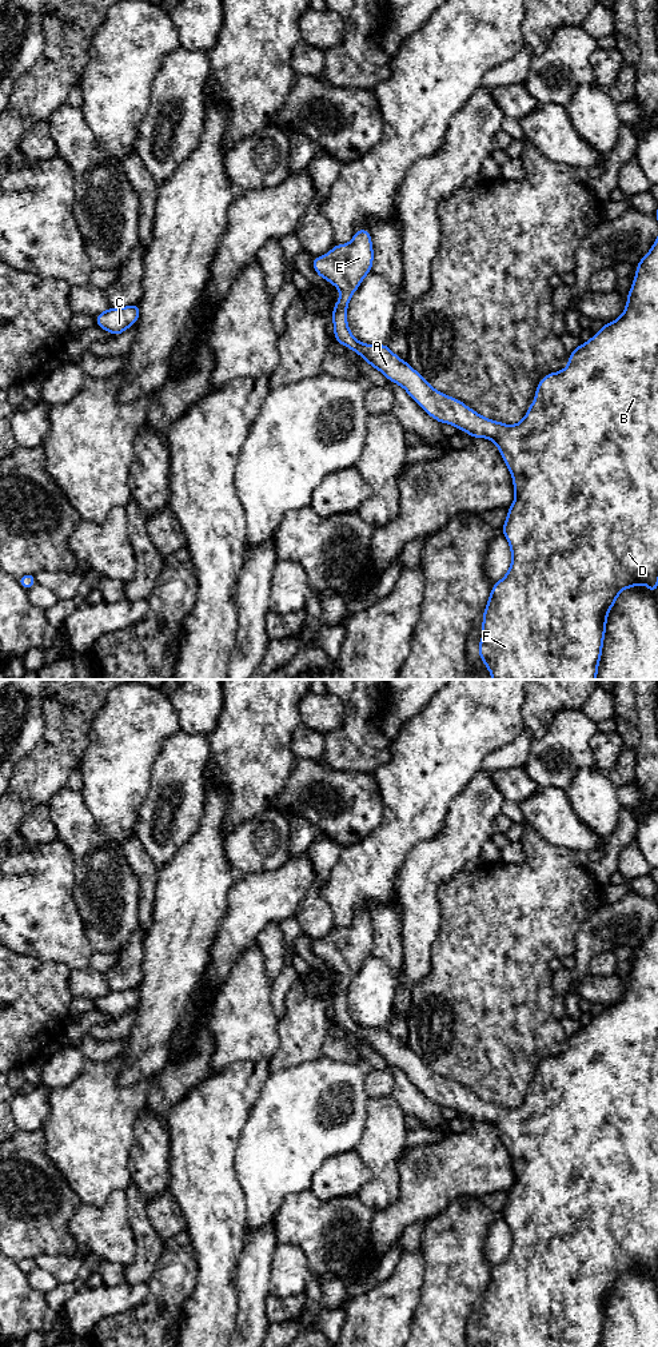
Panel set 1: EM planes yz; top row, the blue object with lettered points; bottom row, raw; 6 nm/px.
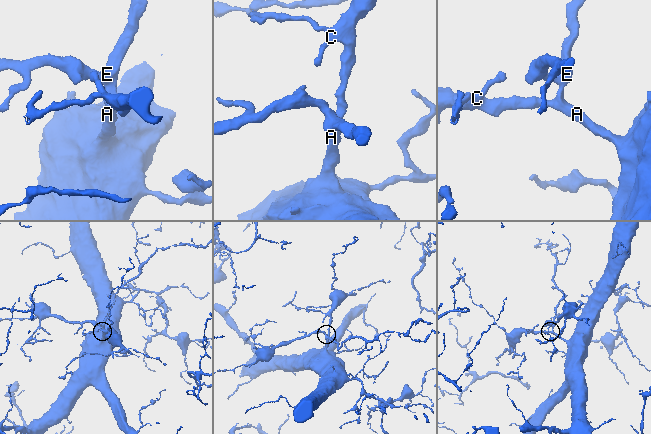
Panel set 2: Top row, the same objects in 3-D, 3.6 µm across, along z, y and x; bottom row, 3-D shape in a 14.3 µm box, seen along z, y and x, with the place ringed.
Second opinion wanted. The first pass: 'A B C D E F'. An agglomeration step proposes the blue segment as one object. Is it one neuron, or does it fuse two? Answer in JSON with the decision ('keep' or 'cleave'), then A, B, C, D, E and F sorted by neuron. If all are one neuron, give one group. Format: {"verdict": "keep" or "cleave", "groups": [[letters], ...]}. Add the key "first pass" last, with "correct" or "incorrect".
{"verdict": "keep", "groups": [["A", "B", "C", "D", "E", "F"]], "first pass": "correct"}

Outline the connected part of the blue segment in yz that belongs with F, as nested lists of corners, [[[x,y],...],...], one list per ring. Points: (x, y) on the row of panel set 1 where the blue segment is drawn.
[[[367,228],[355,231],[352,240],[347,244],[334,244],[332,250],[323,256],[311,258],[311,264],[319,278],[328,280],[340,291],[338,302],[332,307],[332,324],[335,340],[355,351],[366,362],[379,370],[390,382],[399,384],[431,418],[439,423],[448,423],[458,430],[466,431],[470,438],[487,438],[497,445],[513,477],[515,498],[505,519],[502,533],[511,550],[511,565],[506,575],[491,586],[491,594],[482,614],[482,638],[478,655],[484,662],[492,680],[597,680],[598,666],[602,657],[603,639],[606,634],[607,614],[617,602],[622,590],[637,587],[643,583],[651,594],[658,589],[658,238],[650,251],[637,263],[635,276],[623,314],[595,332],[586,343],[581,343],[569,352],[569,366],[561,371],[542,376],[535,388],[534,402],[526,411],[525,418],[517,425],[505,425],[488,419],[462,400],[448,396],[434,388],[408,362],[402,360],[386,344],[364,344],[350,331],[347,323],[347,308],[354,292],[363,279],[372,271],[374,247],[371,234]]]

